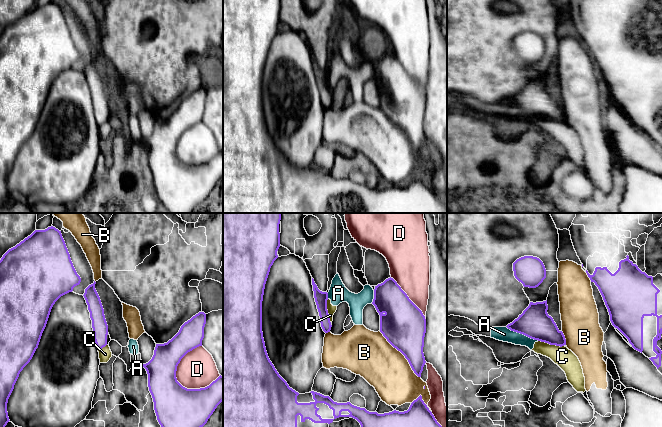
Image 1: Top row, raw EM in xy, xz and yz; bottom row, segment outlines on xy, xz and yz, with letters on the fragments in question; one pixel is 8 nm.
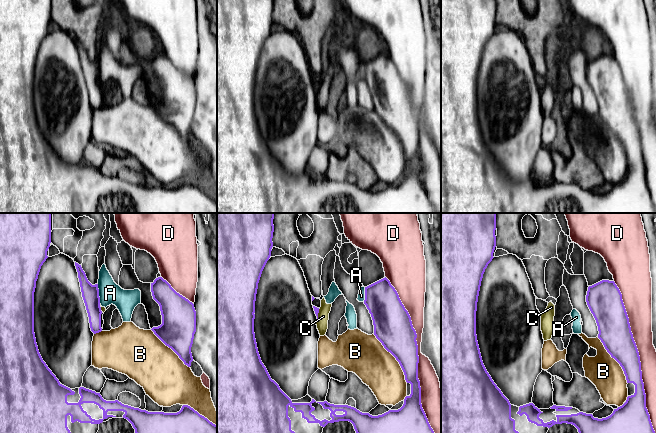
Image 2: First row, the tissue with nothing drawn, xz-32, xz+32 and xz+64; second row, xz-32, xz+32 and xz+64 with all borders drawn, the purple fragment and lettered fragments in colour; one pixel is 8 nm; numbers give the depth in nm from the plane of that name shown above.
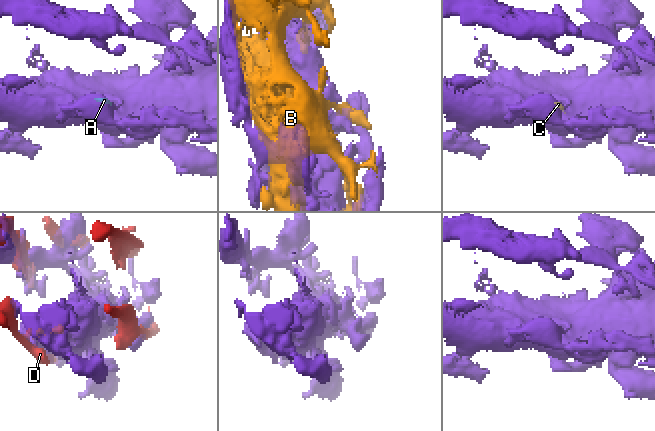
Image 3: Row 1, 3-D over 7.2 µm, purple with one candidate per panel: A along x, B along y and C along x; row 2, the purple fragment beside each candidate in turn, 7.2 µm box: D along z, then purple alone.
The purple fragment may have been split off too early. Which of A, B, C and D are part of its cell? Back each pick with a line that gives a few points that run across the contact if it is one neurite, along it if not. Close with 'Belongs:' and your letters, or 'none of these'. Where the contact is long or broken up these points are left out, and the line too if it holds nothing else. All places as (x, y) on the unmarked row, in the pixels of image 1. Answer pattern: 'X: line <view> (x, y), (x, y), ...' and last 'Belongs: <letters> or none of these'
Belongs: none of these

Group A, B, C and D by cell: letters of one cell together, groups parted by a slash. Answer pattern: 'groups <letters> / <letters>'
groups A C / B / D

